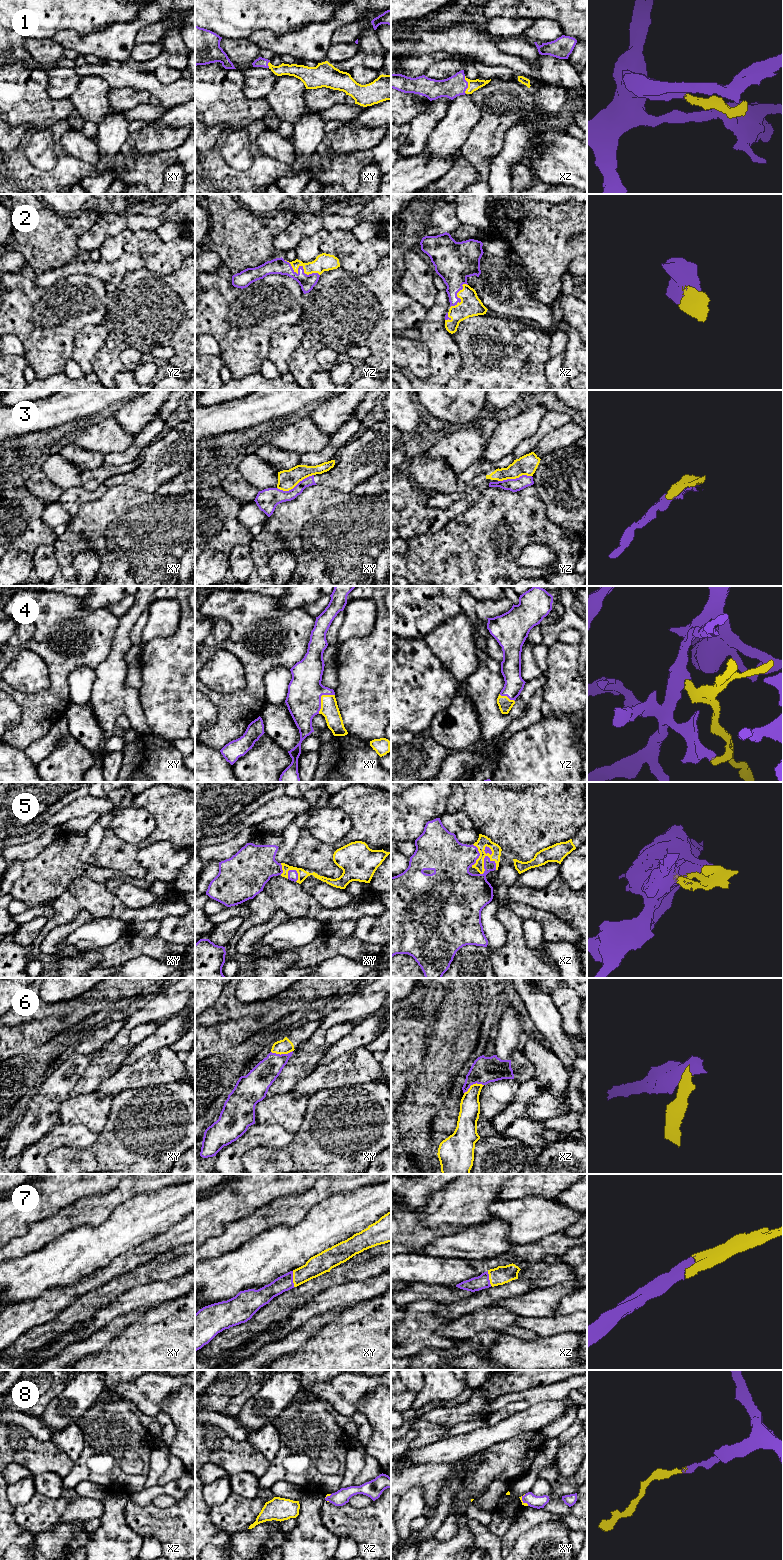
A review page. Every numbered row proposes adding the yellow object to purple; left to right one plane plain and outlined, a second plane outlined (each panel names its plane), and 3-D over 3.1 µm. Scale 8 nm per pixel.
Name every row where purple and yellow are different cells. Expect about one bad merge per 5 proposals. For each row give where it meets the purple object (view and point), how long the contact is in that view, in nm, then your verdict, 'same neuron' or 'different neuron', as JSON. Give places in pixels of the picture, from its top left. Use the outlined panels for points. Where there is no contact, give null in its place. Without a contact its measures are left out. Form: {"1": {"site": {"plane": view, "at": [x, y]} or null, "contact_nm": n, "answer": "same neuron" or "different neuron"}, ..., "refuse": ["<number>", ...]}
{"1": {"site": {"plane": "xz", "at": [467, 85]}, "contact_nm": 140, "answer": "same neuron"}, "2": {"site": {"plane": "yz", "at": [301, 266]}, "contact_nm": 320, "answer": "same neuron"}, "3": {"site": {"plane": "xy", "at": [296, 485]}, "contact_nm": 320, "answer": "different neuron"}, "4": {"site": {"plane": "xy", "at": [320, 698]}, "contact_nm": 200, "answer": "same neuron"}, "5": {"site": {"plane": "xz", "at": [484, 860]}, "contact_nm": 240, "answer": "same neuron"}, "6": {"site": {"plane": "xy", "at": [281, 1054]}, "contact_nm": 180, "answer": "different neuron"}, "7": {"site": {"plane": "xy", "at": [292, 1279]}, "contact_nm": 130, "answer": "same neuron"}, "8": {"site": {"plane": "xy", "at": [522, 1500]}, "contact_nm": 100, "answer": "same neuron"}, "refuse": ["3", "6"]}

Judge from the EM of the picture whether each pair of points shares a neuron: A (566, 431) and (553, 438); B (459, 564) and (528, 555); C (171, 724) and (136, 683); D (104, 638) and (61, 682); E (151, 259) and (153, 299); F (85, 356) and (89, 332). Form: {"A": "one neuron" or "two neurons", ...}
{"A": "one neuron", "B": "two neurons", "C": "two neurons", "D": "one neuron", "E": "two neurons", "F": "one neuron"}

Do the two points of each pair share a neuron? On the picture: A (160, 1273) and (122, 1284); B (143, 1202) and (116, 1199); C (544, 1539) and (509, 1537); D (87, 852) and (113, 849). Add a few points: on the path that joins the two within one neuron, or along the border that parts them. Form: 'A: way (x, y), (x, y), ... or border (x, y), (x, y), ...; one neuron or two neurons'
A: way (151, 1271), (137, 1271), (131, 1277); one neuron
B: border (148, 1191), (137, 1193), (121, 1202), (109, 1216); two neurons
C: border (537, 1524), (523, 1532), (511, 1549); two neurons
D: border (105, 829), (100, 845), (87, 862); two neurons

